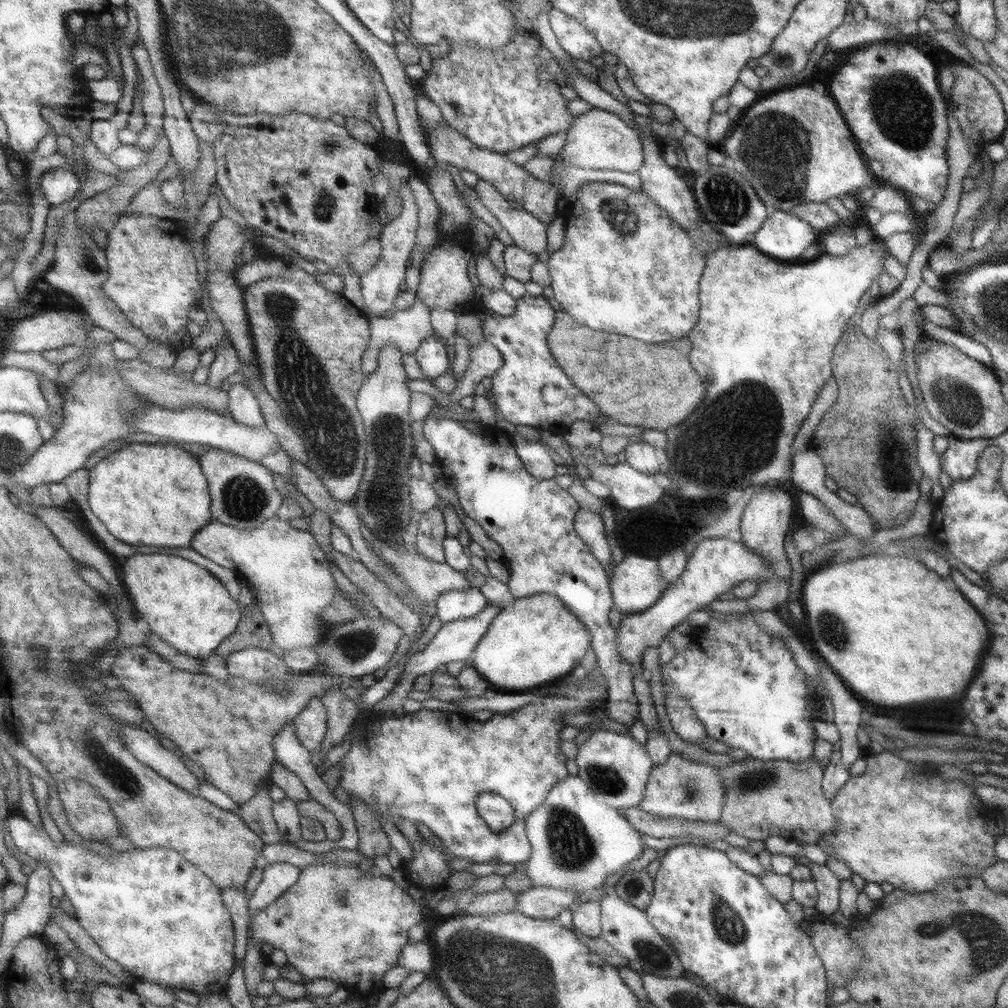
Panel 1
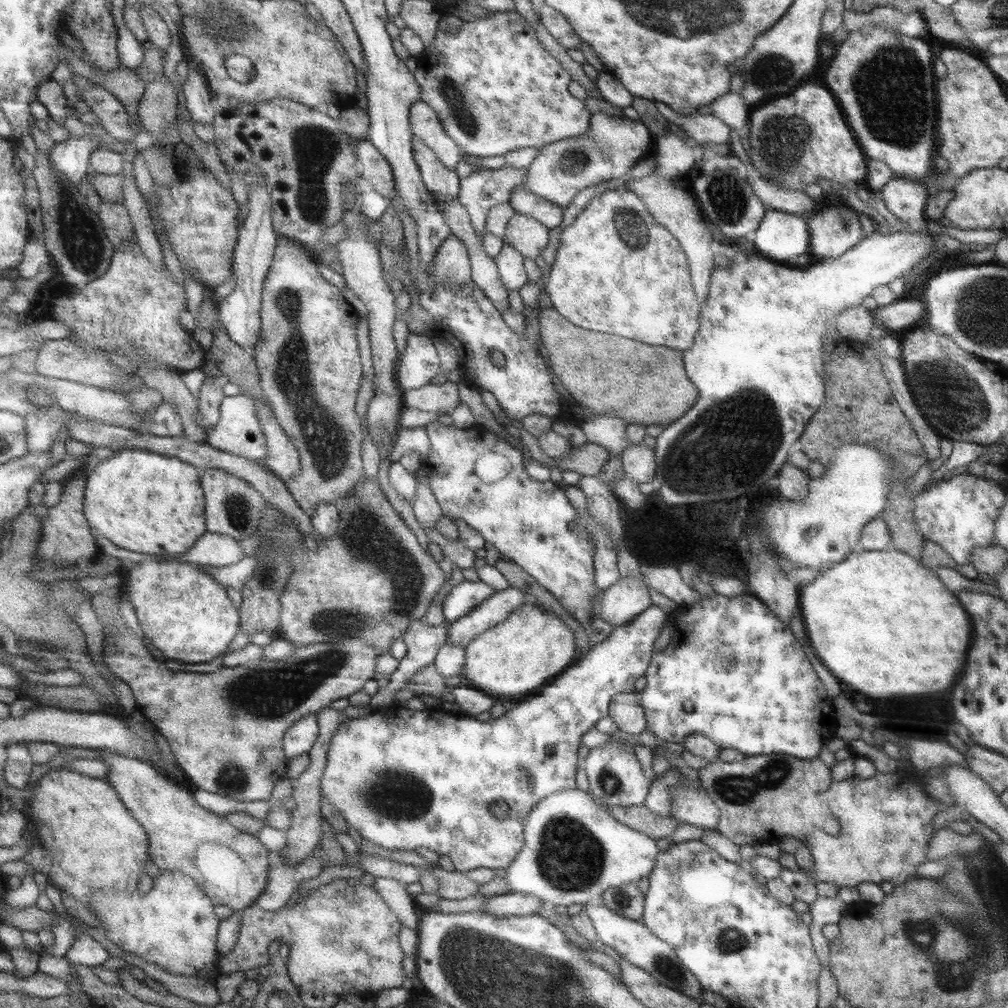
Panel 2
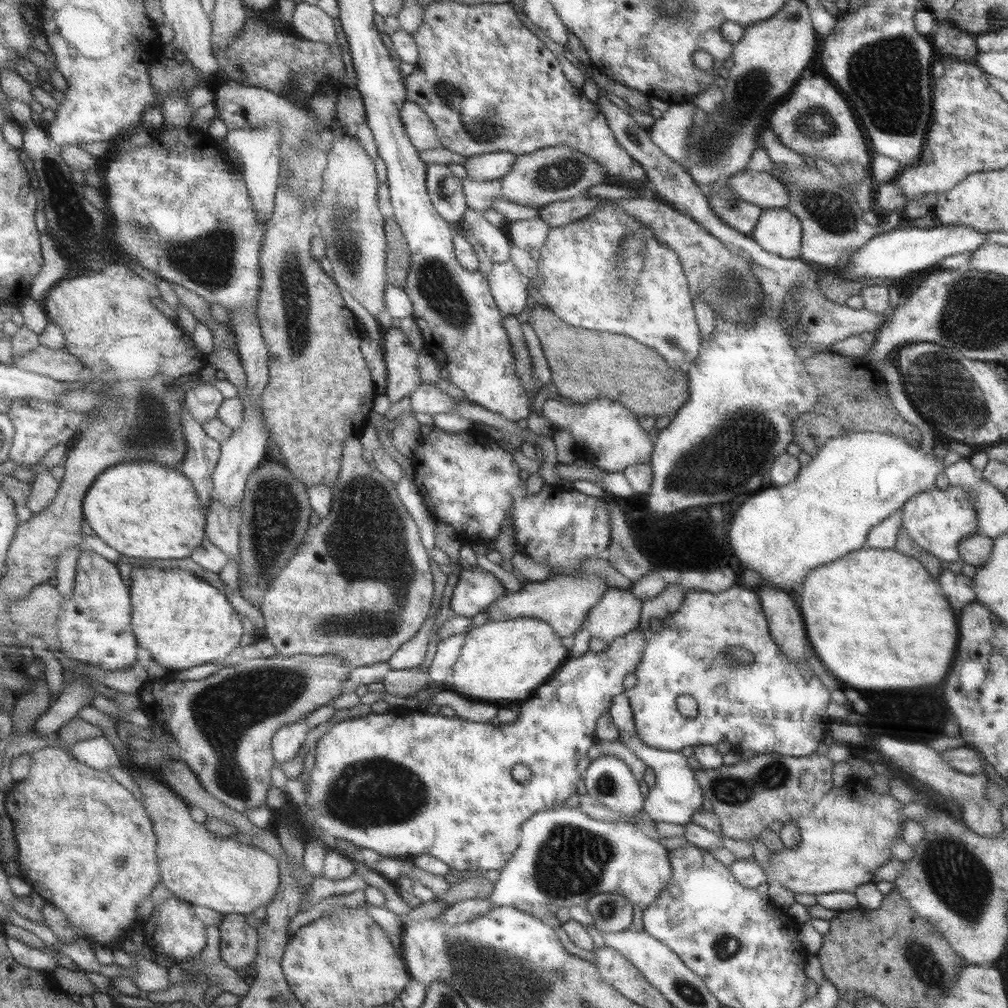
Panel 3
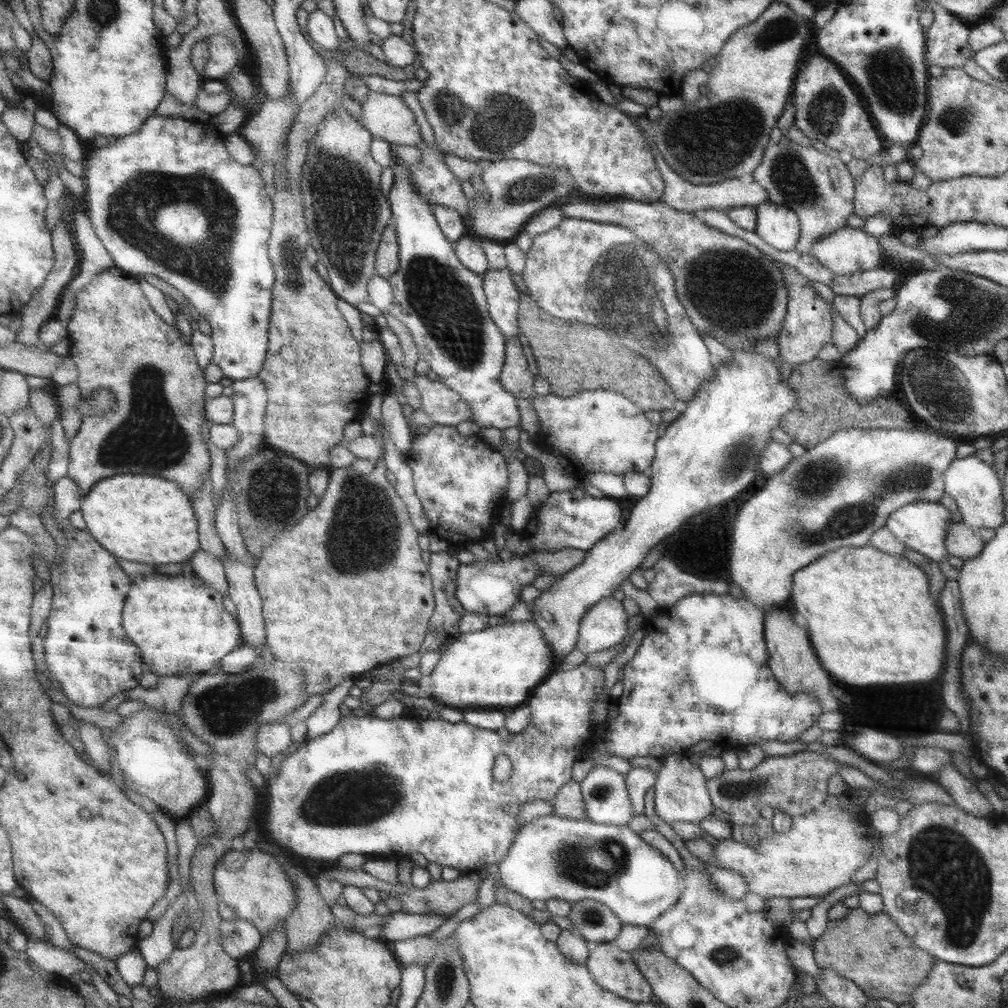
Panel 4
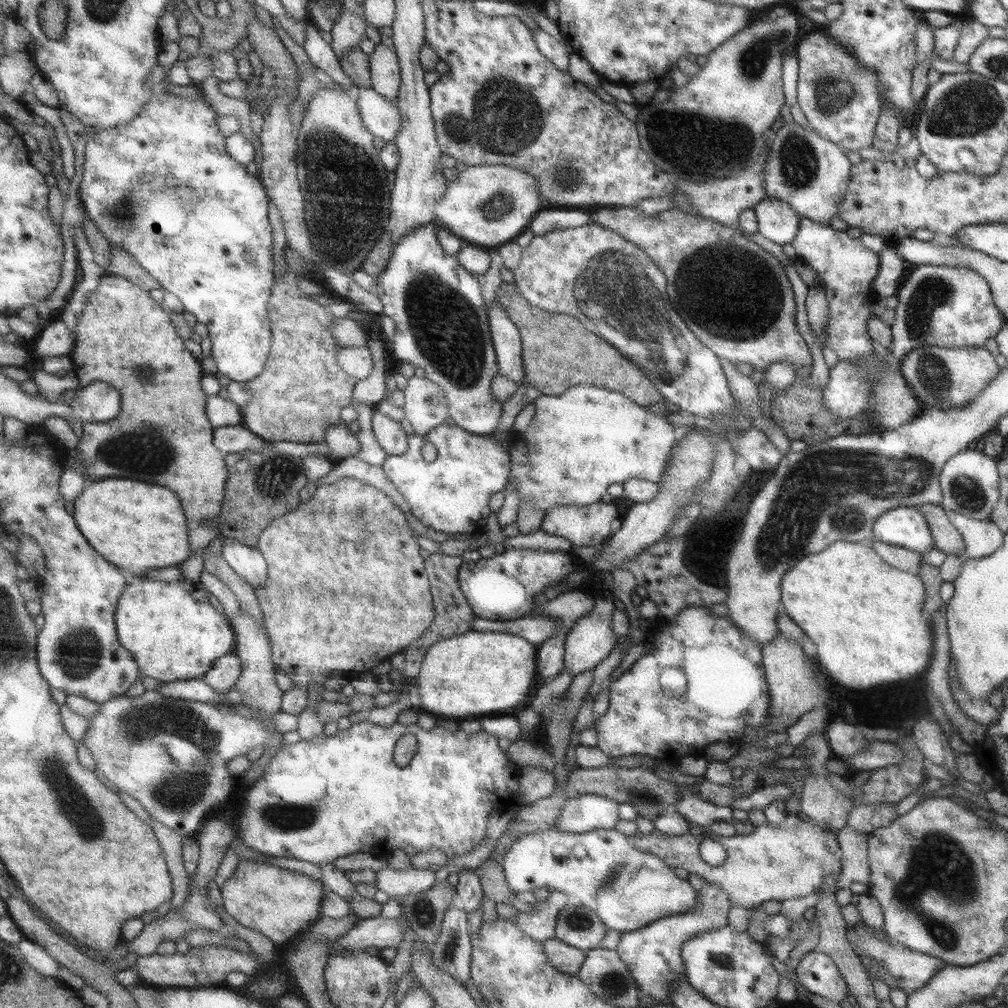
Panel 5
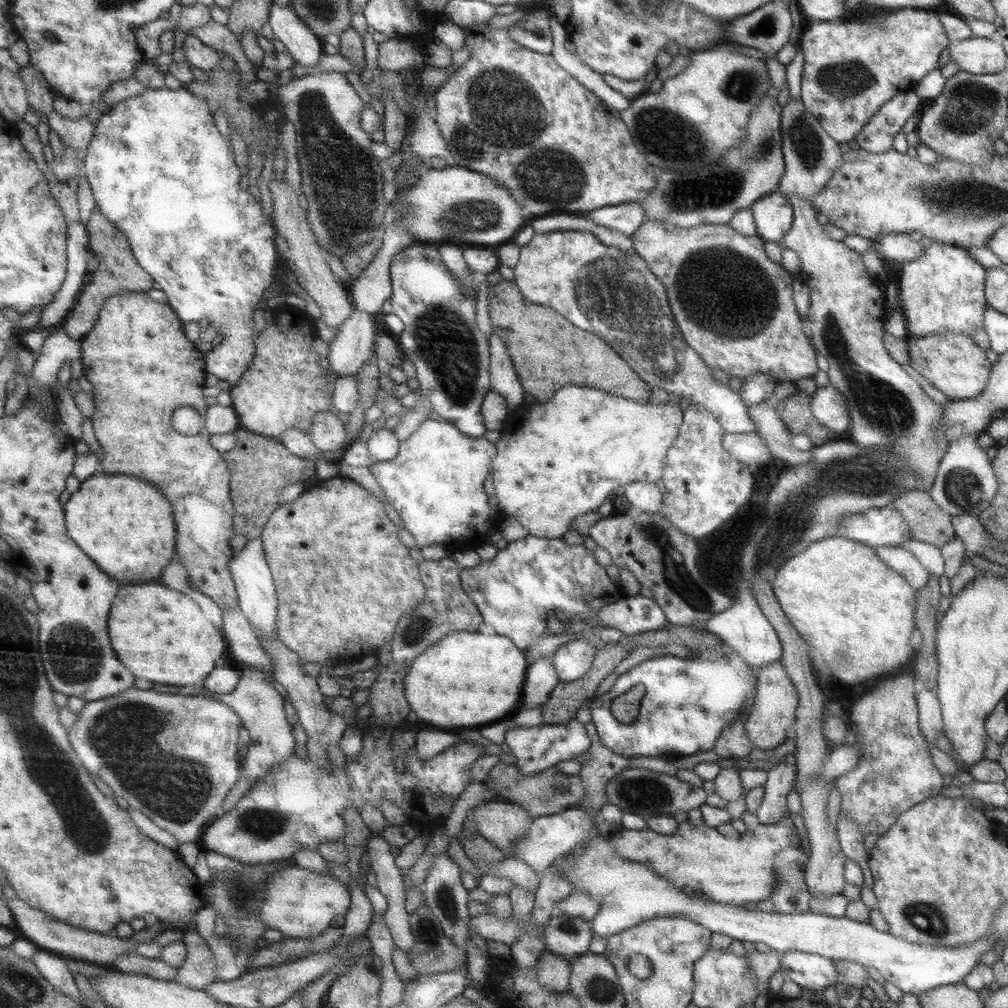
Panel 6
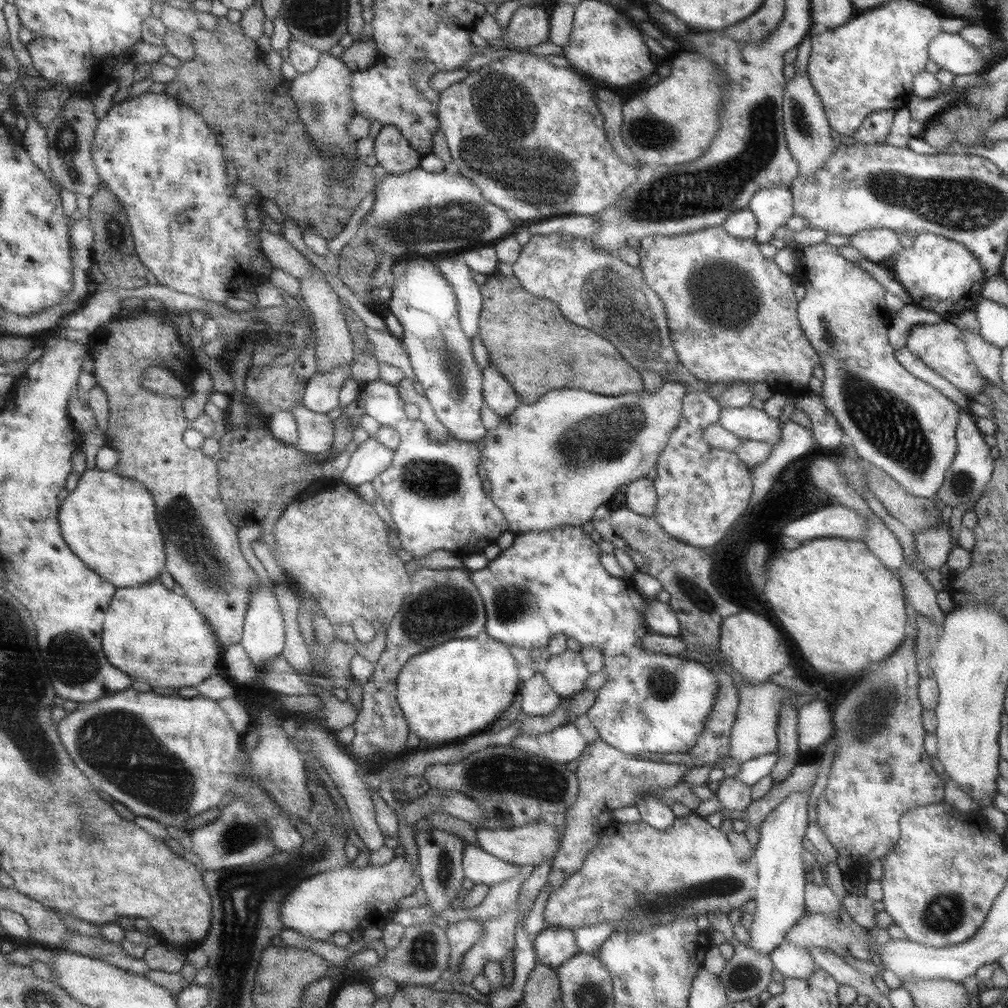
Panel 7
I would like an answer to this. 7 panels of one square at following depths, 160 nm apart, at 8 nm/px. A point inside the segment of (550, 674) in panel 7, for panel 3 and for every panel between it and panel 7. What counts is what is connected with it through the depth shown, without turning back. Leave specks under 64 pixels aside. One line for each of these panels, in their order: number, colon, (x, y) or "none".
3: (618, 612)
4: (605, 625)
5: (591, 638)
6: (573, 659)

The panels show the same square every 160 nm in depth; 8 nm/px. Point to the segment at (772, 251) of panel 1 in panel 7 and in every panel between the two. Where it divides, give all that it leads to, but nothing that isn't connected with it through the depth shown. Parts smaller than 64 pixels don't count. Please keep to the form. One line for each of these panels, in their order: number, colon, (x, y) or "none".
2: (781, 235)
3: (778, 231)
4: (779, 226)
5: (777, 221)
6: (773, 214)
7: (772, 207)

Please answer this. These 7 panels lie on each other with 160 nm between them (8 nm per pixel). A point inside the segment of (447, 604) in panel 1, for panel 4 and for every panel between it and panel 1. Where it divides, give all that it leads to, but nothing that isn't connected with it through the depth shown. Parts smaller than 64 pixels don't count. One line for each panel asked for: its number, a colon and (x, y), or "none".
2: (467, 597)
3: (475, 591)
4: (492, 588)

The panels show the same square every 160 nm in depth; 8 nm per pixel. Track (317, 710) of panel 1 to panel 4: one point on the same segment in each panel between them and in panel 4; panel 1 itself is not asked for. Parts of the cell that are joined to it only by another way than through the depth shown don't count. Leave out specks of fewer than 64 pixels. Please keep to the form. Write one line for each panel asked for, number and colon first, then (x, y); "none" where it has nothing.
2: (303, 736)
3: (289, 740)
4: (274, 738)

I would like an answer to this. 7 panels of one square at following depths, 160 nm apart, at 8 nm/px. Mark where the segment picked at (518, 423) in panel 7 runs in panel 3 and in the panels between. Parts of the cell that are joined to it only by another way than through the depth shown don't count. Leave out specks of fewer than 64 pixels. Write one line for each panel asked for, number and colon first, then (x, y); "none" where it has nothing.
3: (605, 433)
4: (599, 431)
5: (577, 444)
6: (568, 455)

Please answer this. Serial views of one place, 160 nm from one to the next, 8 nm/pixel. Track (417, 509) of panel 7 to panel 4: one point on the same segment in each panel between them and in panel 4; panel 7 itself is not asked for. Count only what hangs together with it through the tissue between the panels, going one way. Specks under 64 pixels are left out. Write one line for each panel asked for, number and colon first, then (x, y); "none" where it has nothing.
4: (463, 482)
5: (451, 494)
6: (436, 483)

